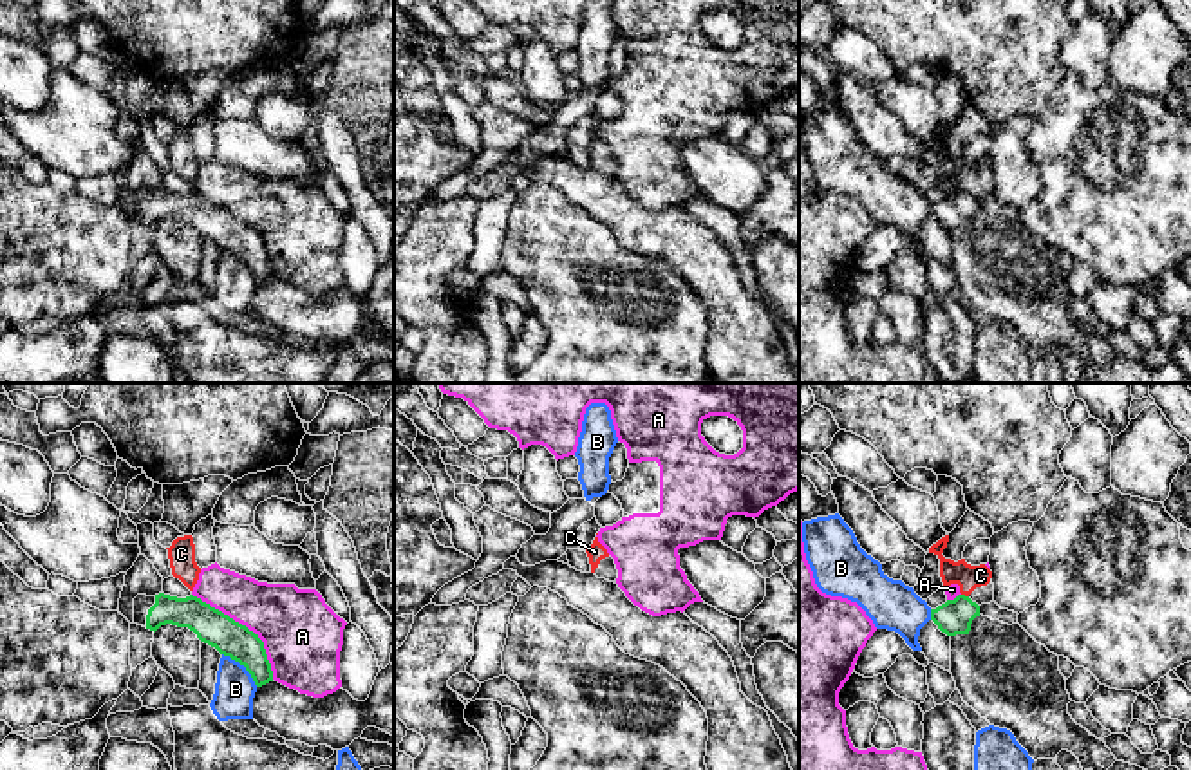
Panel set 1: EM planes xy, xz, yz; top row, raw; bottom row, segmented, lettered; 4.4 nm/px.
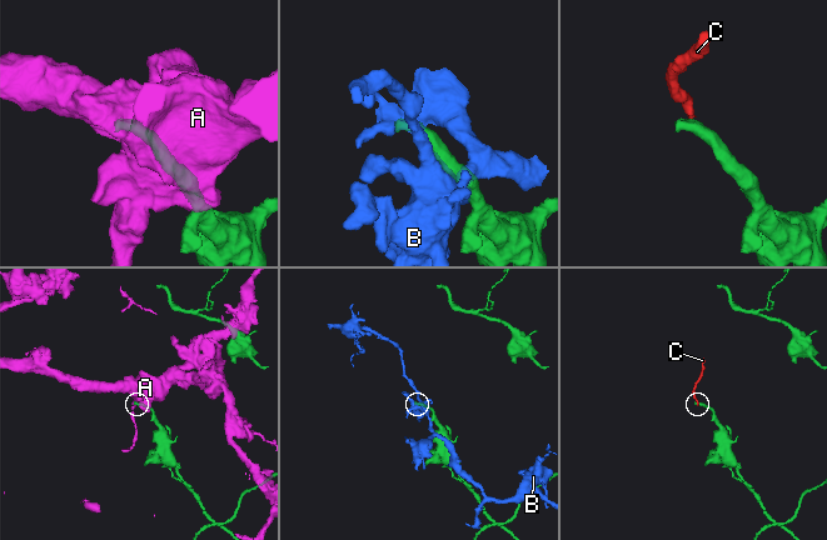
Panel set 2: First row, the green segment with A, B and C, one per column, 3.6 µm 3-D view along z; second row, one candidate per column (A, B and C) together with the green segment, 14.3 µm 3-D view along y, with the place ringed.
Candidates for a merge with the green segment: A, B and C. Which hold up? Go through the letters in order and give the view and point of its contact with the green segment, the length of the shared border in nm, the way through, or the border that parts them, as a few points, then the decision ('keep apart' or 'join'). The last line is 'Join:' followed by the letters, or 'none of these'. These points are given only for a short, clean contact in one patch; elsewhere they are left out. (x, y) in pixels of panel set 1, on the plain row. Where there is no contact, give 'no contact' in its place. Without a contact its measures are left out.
A: xy (244, 221) | 550 nm | along xy (192, 188), (244, 219), (262, 237), (273, 273) | keep apart
B: xy (243, 259) | 220 nm | keep apart
C: yz (964, 190) | 40 nm | along yz (962, 188), (967, 192) | keep apart
Join: none of these

